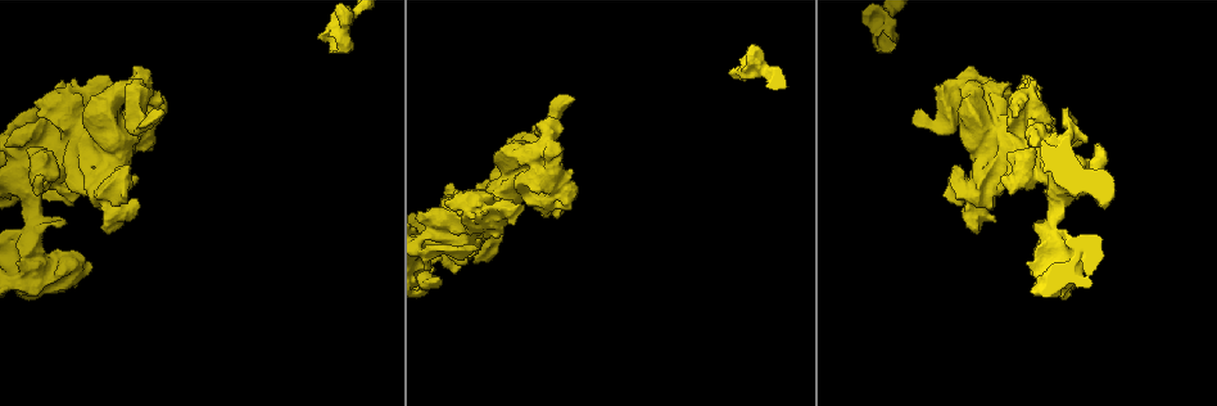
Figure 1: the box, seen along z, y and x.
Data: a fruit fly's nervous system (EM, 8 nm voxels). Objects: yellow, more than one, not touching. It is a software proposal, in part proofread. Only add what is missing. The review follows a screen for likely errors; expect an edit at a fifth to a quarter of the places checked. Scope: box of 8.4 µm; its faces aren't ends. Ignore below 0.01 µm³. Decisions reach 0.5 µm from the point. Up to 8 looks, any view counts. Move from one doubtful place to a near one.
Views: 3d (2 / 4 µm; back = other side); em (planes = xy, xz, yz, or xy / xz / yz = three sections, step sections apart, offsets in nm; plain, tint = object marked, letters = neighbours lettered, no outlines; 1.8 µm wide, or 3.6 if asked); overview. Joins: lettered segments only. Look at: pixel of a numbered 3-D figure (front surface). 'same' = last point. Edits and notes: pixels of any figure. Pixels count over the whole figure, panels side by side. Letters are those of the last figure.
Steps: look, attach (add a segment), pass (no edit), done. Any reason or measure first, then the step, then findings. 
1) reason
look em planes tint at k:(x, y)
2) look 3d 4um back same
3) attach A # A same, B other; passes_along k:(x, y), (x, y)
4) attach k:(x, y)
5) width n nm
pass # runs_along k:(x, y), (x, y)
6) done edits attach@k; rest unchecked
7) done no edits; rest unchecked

sharp bend
look 3d 4um at 1:(966, 92)

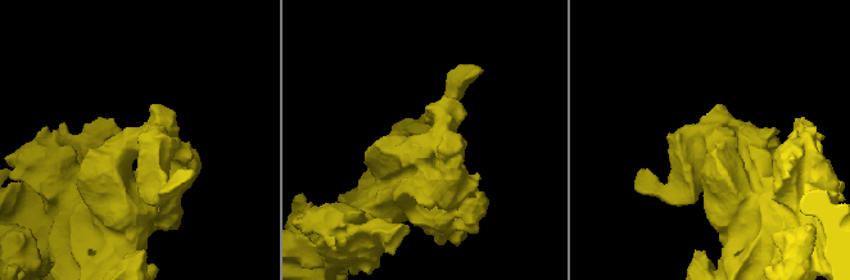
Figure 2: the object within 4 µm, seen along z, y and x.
now the EM
look em planes letters at 2:(709, 139)

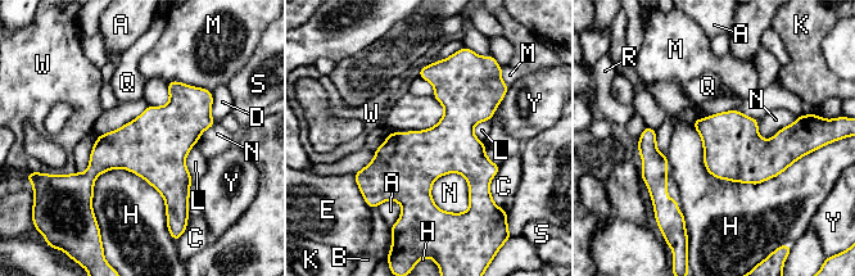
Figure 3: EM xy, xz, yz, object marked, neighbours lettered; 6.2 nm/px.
longest_contact H 750 nm
pass # A other, B other, C other, D other, E other, H other, K other, L other, M other, N other, Q other, R other, S other, W other, Y other; border 3:(692, 123), (805, 154); no lettered segment goes on from it

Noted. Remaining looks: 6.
thick end
look 3d 4um at 1:(445, 204)

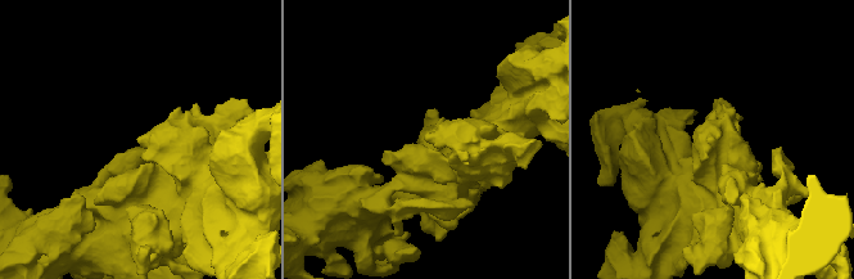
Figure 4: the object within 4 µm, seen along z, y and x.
need the tissue
look em yz step 4 tint at 4:(137, 140)

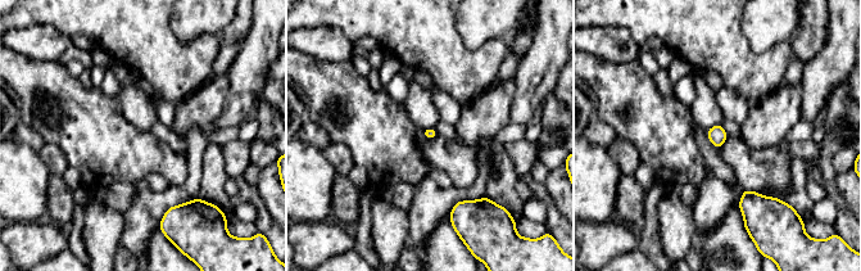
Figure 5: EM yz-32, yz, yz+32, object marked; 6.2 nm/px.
look em planes letters same

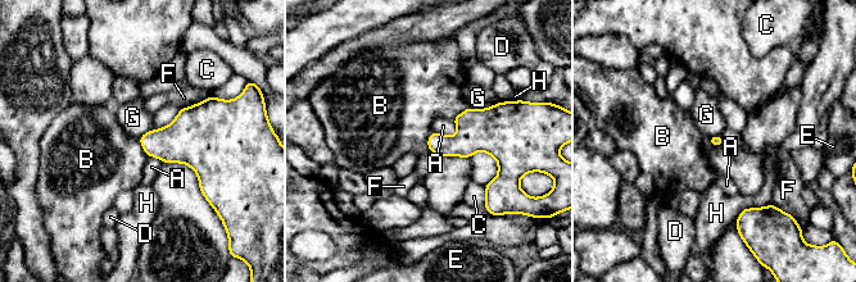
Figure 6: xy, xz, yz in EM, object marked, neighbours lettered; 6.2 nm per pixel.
longest_contact H 260 nm
pass # A other, B other, C other, D other, E other, F other, G other, H other; border 6:(709, 137), (712, 145), (723, 141); none of them fits

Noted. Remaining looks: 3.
branch stops here
look em planes tint at 1:(76, 196)

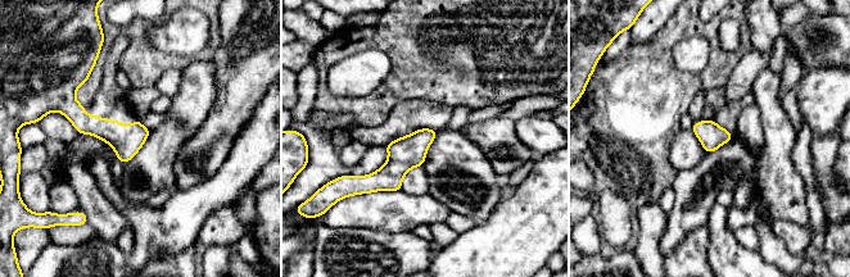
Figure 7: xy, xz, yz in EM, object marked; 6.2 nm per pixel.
see the neighbours
look em planes letters same

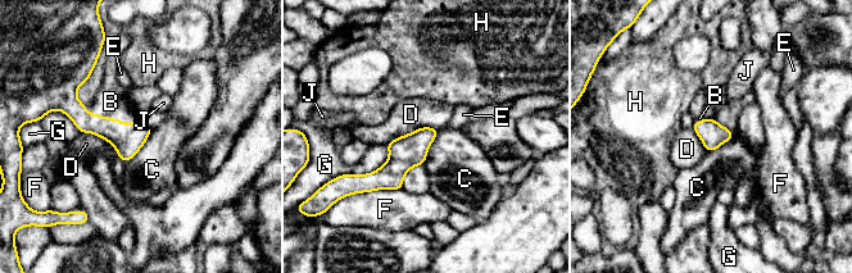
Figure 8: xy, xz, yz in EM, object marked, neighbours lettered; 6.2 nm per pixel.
attach B # B same, C other, D other, E other, F other, G other, H other, J other; it goes on there

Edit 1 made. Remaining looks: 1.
an open end
look em planes letters at 1:(878, 45)

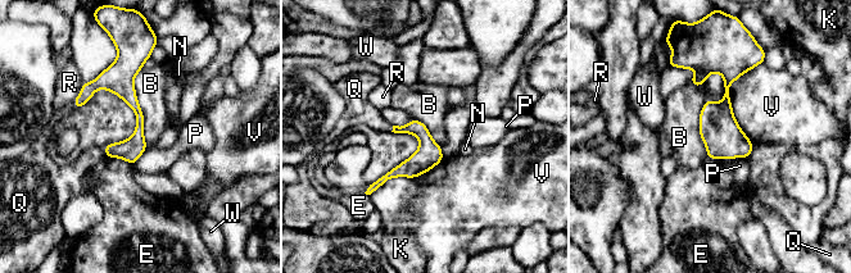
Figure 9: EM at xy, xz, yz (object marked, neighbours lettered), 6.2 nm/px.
longest_contact B 550 nm
attach Q # B other, E other, K other, N other, P other, Q same, R other, V other, W other; it goes on there

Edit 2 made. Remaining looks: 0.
done edits attach@8, attach@9; rest unchecked

